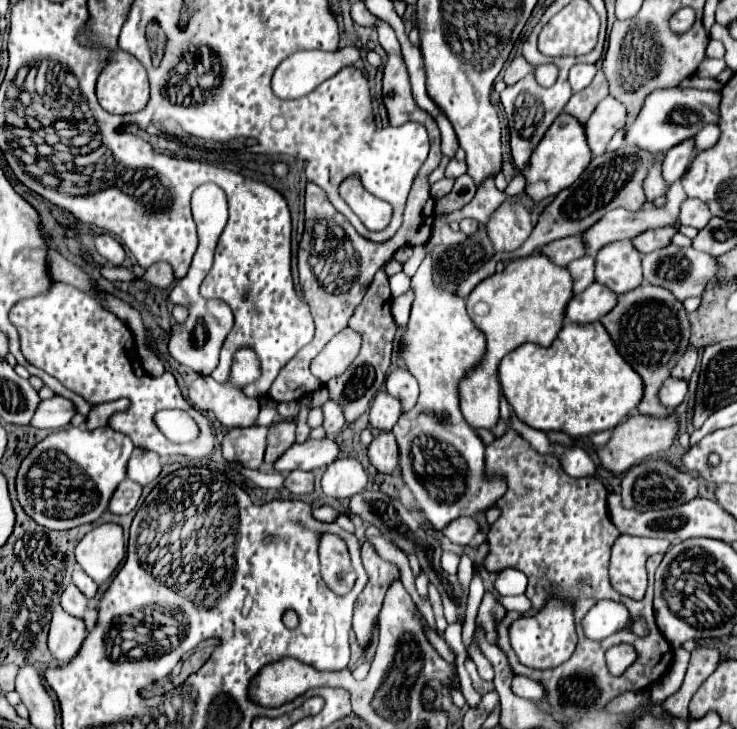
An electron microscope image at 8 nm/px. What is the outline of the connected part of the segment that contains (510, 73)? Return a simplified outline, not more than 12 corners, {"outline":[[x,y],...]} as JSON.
{"outline":[[521,55],[509,63],[503,81],[515,85],[523,79],[531,65]]}

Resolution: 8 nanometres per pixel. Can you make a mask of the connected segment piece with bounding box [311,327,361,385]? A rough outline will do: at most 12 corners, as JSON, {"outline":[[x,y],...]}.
{"outline":[[349,327],[311,361],[325,385],[357,357],[361,339]]}

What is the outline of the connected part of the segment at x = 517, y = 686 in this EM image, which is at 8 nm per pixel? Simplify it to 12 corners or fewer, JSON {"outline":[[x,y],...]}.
{"outline":[[513,677],[511,691],[523,699],[543,701],[545,691],[527,677]]}

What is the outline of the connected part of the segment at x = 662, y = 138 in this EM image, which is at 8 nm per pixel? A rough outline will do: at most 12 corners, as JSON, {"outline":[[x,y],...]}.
{"outline":[[657,89],[625,141],[651,153],[719,125],[721,91]]}

